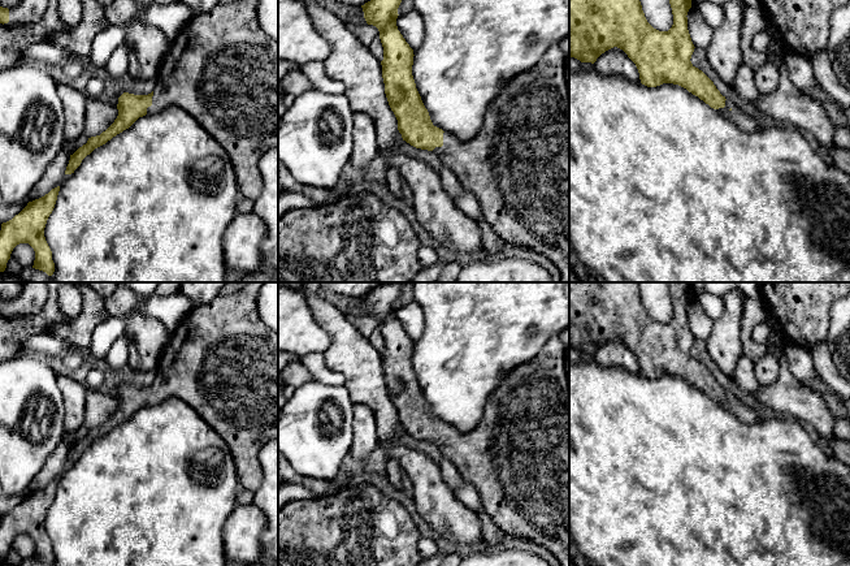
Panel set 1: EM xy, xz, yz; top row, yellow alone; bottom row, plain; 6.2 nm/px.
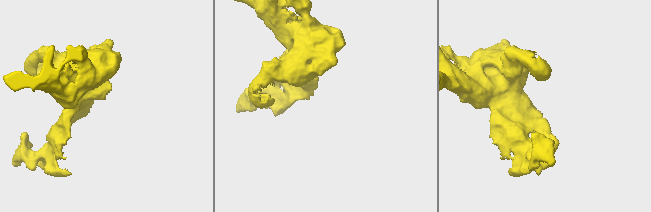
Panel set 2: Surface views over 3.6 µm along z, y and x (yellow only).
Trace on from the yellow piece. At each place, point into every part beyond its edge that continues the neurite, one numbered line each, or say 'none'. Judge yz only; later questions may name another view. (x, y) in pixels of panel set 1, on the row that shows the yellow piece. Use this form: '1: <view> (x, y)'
1: yz (744, 121)

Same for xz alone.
1: xz (517, 165)

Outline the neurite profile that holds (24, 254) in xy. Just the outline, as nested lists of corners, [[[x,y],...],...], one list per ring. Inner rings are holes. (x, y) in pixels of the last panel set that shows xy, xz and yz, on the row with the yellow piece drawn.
[[[19,243],[13,249],[10,258],[26,269],[34,265],[35,251],[29,243]]]

